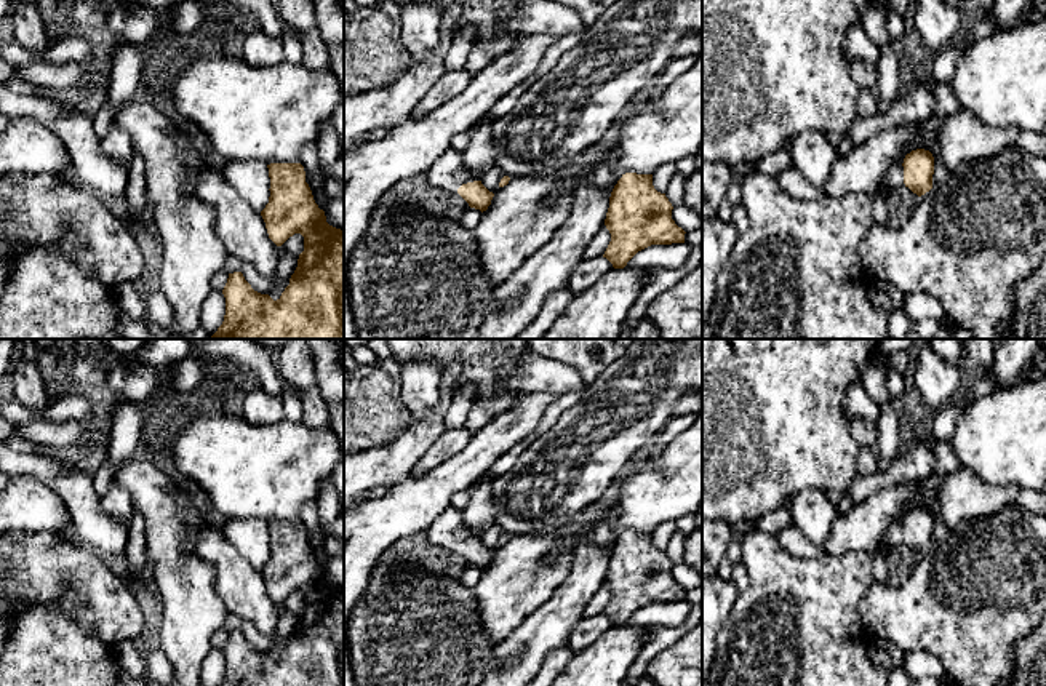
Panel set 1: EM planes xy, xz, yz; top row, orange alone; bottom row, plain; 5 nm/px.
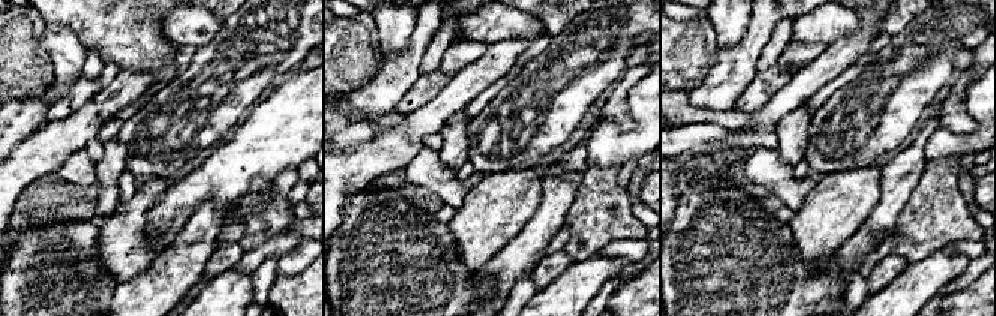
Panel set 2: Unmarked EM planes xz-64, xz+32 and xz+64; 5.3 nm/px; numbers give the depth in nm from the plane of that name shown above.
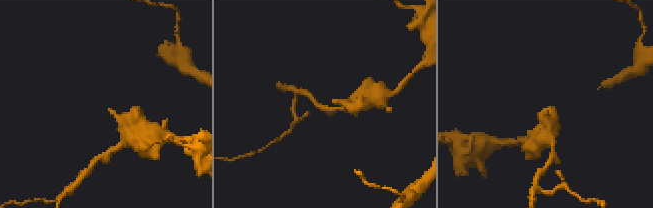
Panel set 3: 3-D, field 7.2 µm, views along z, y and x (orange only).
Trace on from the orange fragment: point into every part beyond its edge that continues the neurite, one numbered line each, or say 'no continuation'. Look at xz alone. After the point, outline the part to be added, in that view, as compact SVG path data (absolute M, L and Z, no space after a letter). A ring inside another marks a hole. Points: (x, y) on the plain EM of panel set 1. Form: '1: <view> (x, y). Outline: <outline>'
1: xz (448, 530). Outline: M451 505L425 529L425 536L432 544L456 552L462 542L481 539L467 529L462 512Z

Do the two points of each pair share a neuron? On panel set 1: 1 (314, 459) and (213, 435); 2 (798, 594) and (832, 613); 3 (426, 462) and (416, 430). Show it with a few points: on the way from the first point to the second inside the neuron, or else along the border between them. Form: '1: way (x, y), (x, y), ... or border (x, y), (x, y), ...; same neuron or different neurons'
1: way (288, 456), (239, 456); same neuron
2: way (806, 602), (818, 613), (824, 613); same neuron
3: border (447, 429), (410, 472); different neurons

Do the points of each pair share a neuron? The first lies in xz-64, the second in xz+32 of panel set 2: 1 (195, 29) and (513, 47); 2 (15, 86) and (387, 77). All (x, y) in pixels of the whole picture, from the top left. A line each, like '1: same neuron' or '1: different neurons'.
1: different neurons
2: different neurons

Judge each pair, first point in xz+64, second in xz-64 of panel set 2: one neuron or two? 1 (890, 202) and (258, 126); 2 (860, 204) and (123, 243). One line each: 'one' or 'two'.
1: two
2: one

